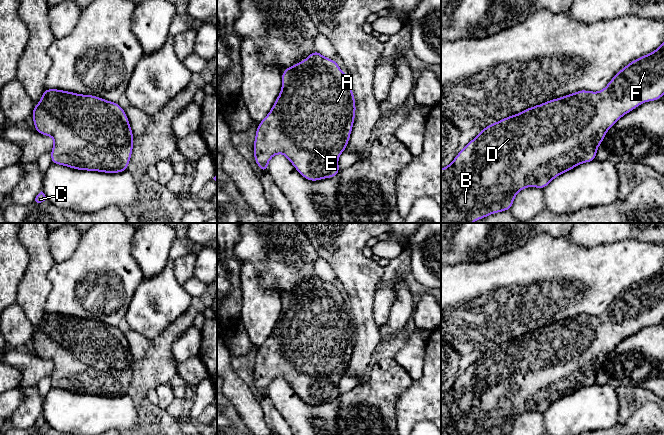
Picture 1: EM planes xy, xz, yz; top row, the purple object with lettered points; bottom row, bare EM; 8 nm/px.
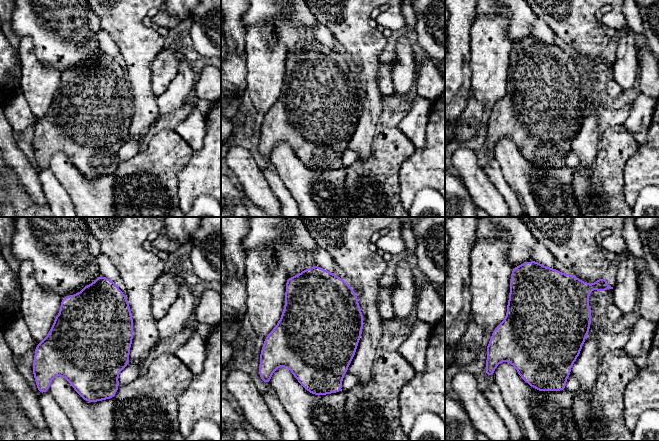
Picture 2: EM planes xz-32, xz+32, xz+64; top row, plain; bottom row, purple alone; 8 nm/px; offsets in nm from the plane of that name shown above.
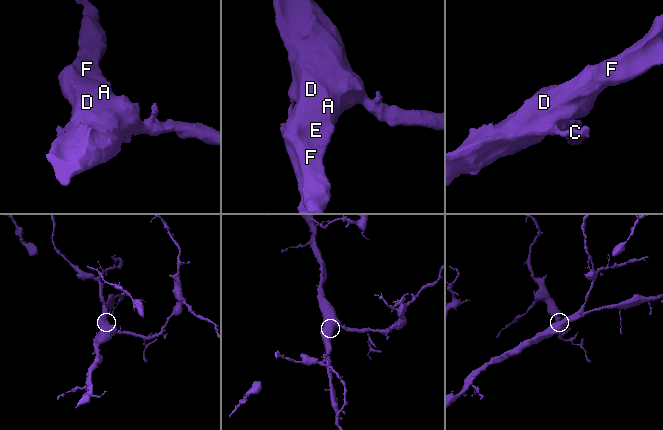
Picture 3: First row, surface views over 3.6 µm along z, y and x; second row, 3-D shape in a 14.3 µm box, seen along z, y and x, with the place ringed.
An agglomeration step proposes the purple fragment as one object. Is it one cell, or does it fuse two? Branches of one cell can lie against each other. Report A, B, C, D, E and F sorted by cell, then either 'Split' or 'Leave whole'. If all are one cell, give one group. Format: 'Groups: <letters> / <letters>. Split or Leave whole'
Groups: A B C D E F. Leave whole

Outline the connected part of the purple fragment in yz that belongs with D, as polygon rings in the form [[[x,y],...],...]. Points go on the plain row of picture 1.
[[[664,265],[652,277],[639,281],[631,285],[621,293],[607,308],[598,316],[579,314],[575,317],[563,321],[546,325],[543,328],[527,332],[521,337],[510,339],[501,345],[492,347],[481,354],[464,372],[460,374],[454,384],[446,391],[441,393],[441,435],[507,435],[510,434],[515,420],[526,411],[536,411],[544,413],[553,403],[576,390],[596,384],[596,376],[599,369],[604,364],[608,354],[625,338],[637,332],[639,329],[649,325],[661,323],[664,318]]]

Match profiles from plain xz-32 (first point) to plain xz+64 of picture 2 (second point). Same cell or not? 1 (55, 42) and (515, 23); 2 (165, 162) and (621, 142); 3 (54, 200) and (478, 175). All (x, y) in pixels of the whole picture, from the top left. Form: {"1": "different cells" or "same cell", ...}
{"1": "same cell", "2": "same cell", "3": "different cells"}

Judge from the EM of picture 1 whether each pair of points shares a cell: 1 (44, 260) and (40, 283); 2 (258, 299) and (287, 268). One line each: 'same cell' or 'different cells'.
1: same cell
2: different cells

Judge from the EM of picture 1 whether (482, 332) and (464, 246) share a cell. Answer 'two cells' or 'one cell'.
two cells

